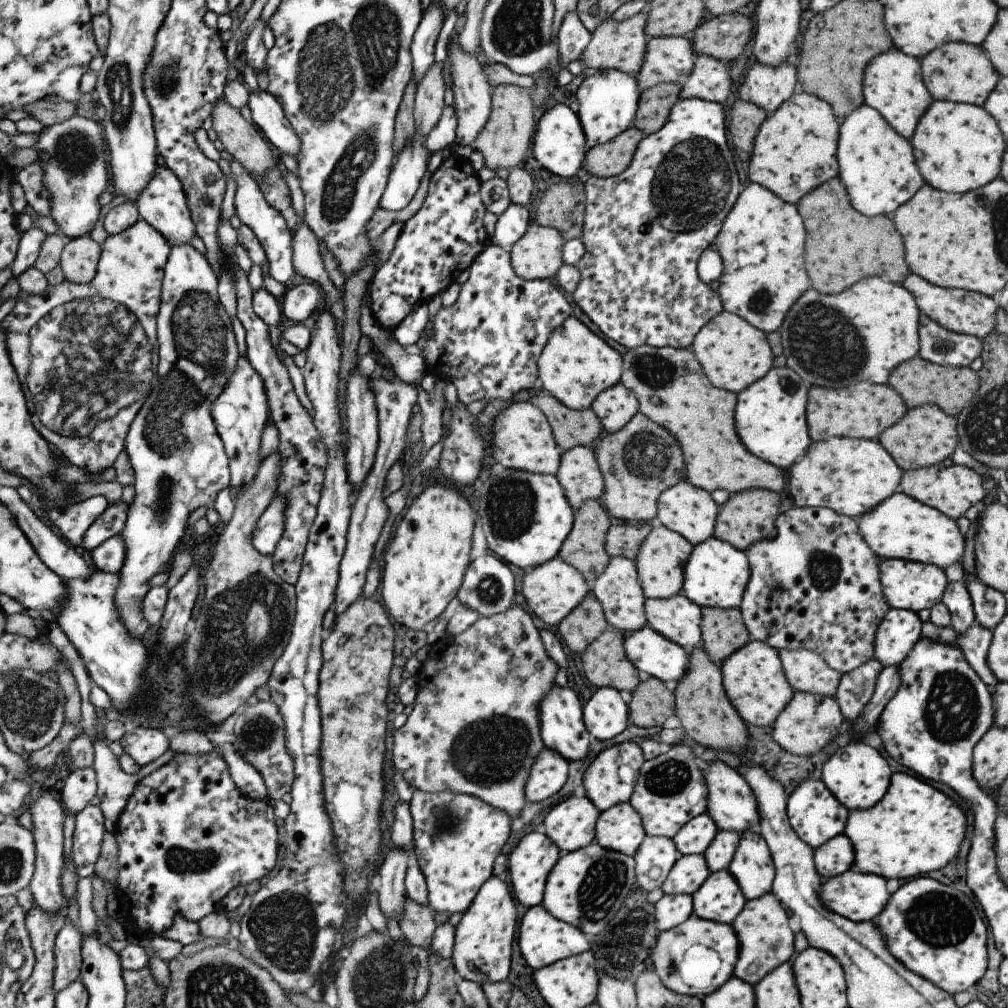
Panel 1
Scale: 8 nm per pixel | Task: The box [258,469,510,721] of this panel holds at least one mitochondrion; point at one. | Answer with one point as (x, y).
(490, 589)

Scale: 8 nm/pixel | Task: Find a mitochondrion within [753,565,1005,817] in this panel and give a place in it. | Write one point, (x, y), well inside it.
(952, 709)

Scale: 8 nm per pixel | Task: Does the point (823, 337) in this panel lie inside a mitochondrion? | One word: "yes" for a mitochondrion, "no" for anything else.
yes

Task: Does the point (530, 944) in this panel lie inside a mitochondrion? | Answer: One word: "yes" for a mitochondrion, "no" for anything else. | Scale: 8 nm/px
no

